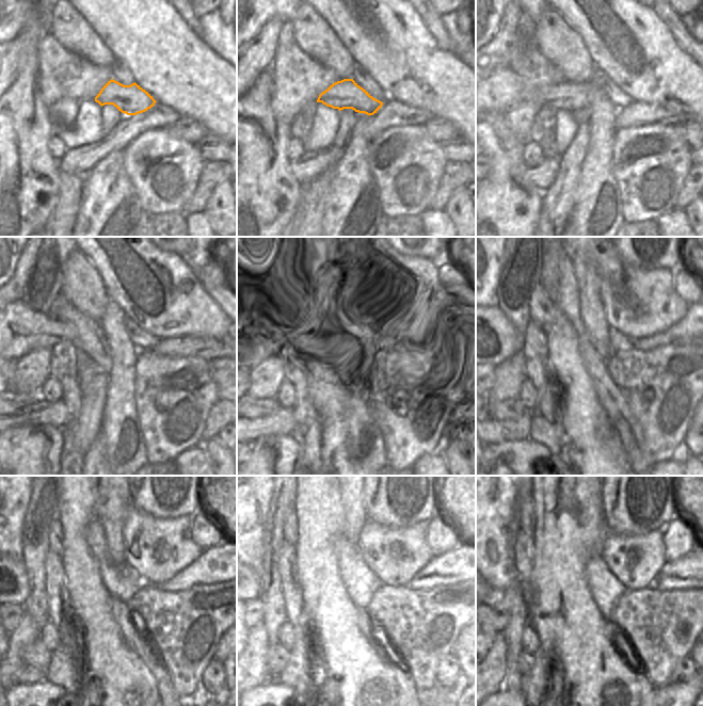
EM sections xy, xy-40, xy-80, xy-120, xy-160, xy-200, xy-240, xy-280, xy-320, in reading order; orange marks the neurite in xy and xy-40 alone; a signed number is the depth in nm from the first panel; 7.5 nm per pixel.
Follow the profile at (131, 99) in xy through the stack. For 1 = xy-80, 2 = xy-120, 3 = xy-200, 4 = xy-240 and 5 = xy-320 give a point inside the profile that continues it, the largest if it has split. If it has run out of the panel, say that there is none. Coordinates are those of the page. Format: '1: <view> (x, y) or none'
1: xy-80 (504, 89)
2: xy-120 (19, 330)
3: xy-200 (497, 339)
4: xy-240 (19, 589)
5: xy-320 (497, 595)

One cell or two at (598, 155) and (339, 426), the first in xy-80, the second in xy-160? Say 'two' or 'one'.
two

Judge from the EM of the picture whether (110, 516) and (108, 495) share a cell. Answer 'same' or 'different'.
same

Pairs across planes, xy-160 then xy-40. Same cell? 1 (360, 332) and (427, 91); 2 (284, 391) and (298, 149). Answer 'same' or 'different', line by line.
1: different
2: same

